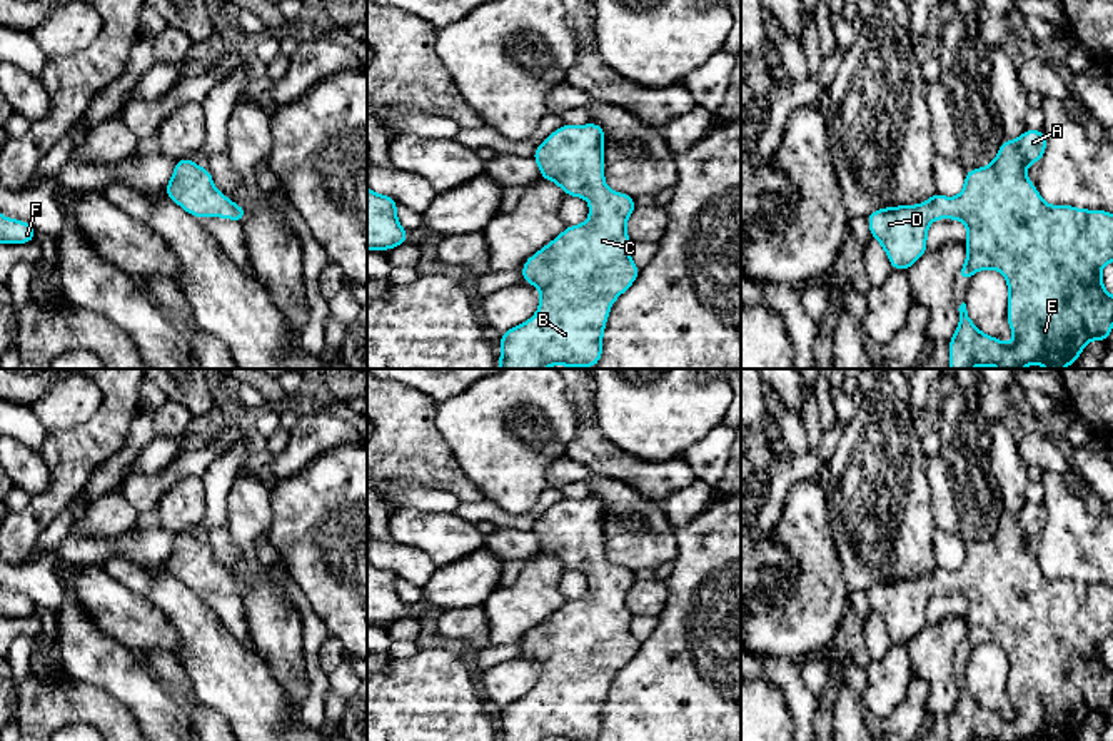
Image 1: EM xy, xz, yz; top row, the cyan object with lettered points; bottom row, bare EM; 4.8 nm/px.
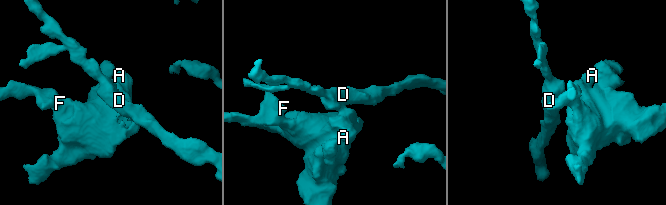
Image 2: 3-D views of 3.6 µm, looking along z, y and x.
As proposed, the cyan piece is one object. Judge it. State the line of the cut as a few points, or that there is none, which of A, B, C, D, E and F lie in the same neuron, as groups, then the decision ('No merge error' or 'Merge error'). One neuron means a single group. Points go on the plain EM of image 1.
No split. Groups: A B C D E F. No merge error

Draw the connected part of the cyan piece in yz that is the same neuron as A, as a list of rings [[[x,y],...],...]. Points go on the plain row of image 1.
[[[1026,502],[1015,516],[1003,514],[998,531],[981,542],[964,547],[964,562],[958,571],[946,572],[934,566],[924,577],[876,582],[866,592],[871,611],[876,612],[893,644],[908,644],[928,623],[926,609],[933,594],[956,592],[968,601],[966,638],[958,646],[958,653],[969,656],[975,646],[983,643],[1000,644],[1010,663],[1008,698],[1016,714],[1003,714],[983,708],[969,693],[966,678],[959,679],[959,698],[948,716],[949,741],[1025,741],[1040,738],[1043,741],[1066,741],[1076,738],[1085,719],[1093,714],[1108,718],[1113,701],[1113,669],[1101,658],[1101,643],[1113,634],[1113,589],[1103,582],[1085,584],[1071,579],[1048,579],[1038,567],[1035,557],[1025,547],[1030,537],[1041,536],[1048,512],[1043,504]]]

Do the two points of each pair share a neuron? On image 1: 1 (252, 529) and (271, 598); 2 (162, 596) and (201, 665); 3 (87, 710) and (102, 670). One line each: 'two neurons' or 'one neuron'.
1: one neuron
2: one neuron
3: two neurons

